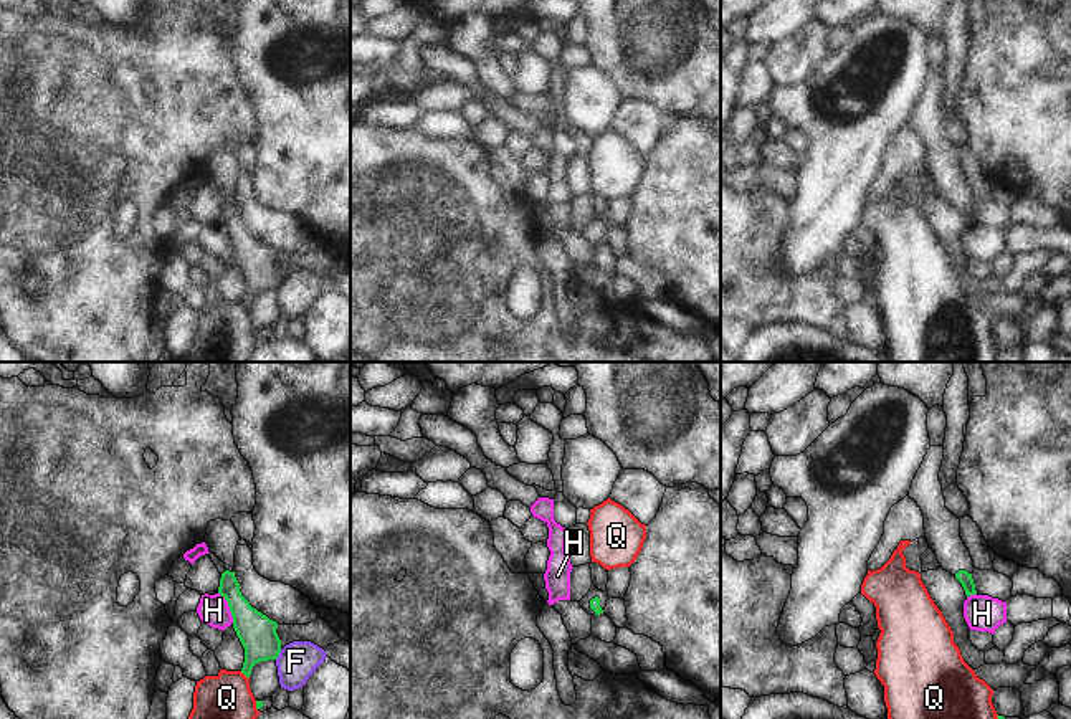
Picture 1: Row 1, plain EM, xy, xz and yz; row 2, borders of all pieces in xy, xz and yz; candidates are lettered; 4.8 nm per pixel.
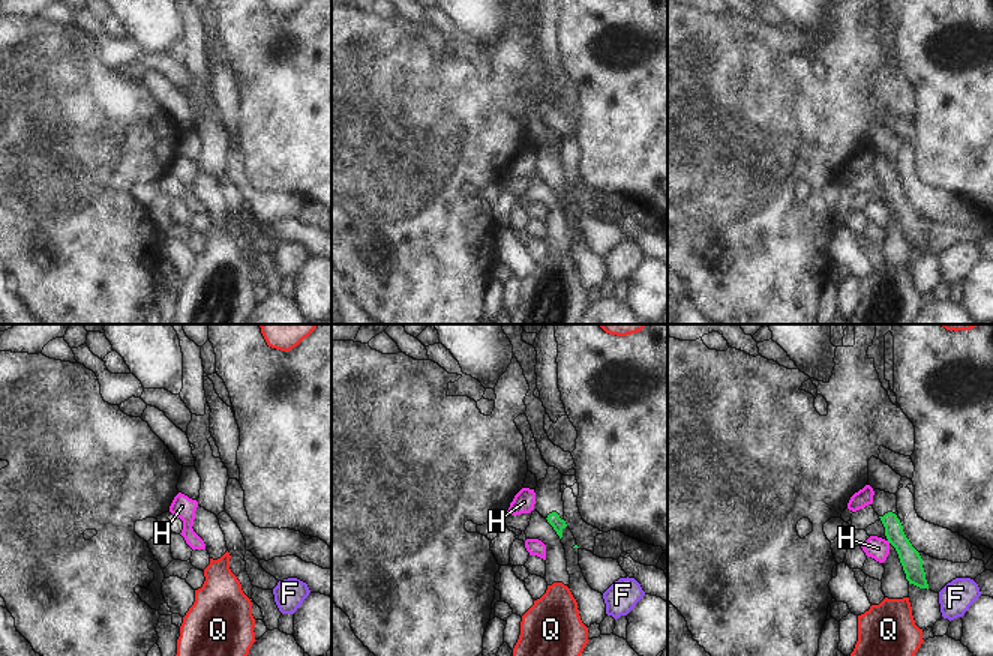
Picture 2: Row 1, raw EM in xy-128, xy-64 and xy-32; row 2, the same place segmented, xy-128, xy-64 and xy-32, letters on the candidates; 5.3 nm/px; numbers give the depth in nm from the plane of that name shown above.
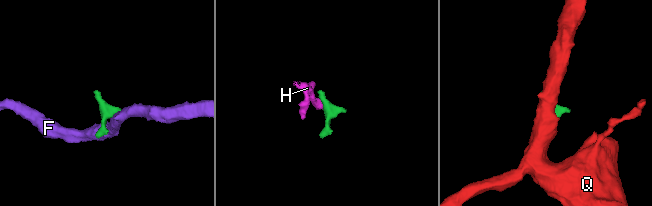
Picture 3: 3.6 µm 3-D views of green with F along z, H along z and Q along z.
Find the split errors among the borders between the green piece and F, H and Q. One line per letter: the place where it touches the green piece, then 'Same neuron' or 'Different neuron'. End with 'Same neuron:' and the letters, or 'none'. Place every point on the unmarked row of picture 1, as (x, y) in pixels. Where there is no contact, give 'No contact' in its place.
F: Touches green at xy (278, 285). Different neuron
H: Touches green at xy (228, 235). Different neuron
Q: Touches green at xy (245, 304). Different neuron
Same neuron: none

